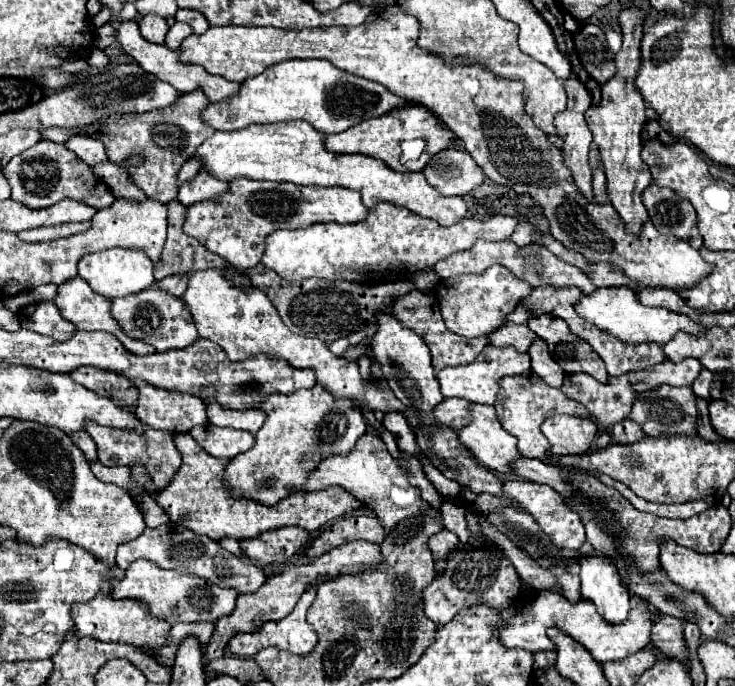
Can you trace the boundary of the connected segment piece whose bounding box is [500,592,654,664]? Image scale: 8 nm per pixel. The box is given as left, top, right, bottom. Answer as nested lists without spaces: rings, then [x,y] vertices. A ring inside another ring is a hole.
[[[540,592],[536,598],[522,603],[522,598],[516,599],[508,608],[504,609],[502,616],[508,620],[508,626],[500,630],[500,642],[506,648],[524,648],[532,654],[540,650],[556,650],[552,640],[546,636],[546,630],[556,626],[566,634],[572,634],[572,638],[582,644],[596,662],[608,662],[608,660],[622,660],[624,656],[630,656],[650,644],[650,630],[652,630],[652,610],[646,604],[632,604],[628,620],[624,624],[608,624],[598,612],[596,606],[590,600],[582,600],[578,604],[572,604],[558,596],[556,592]]]

